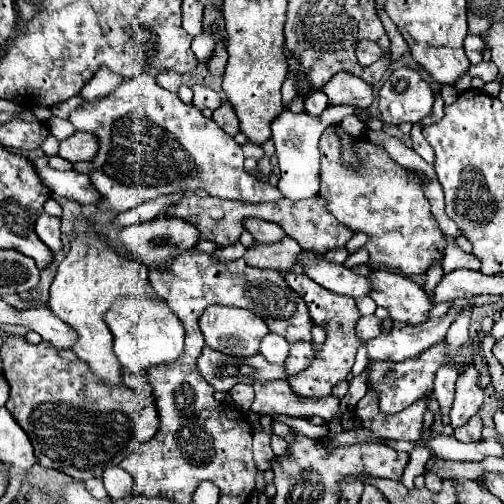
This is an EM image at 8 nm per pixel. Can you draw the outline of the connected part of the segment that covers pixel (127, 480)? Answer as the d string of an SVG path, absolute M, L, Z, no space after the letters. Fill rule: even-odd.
M119 466L105 470L103 484L105 484L109 498L127 498L127 496L131 496L131 490L133 490L131 476L125 470L121 470Z

